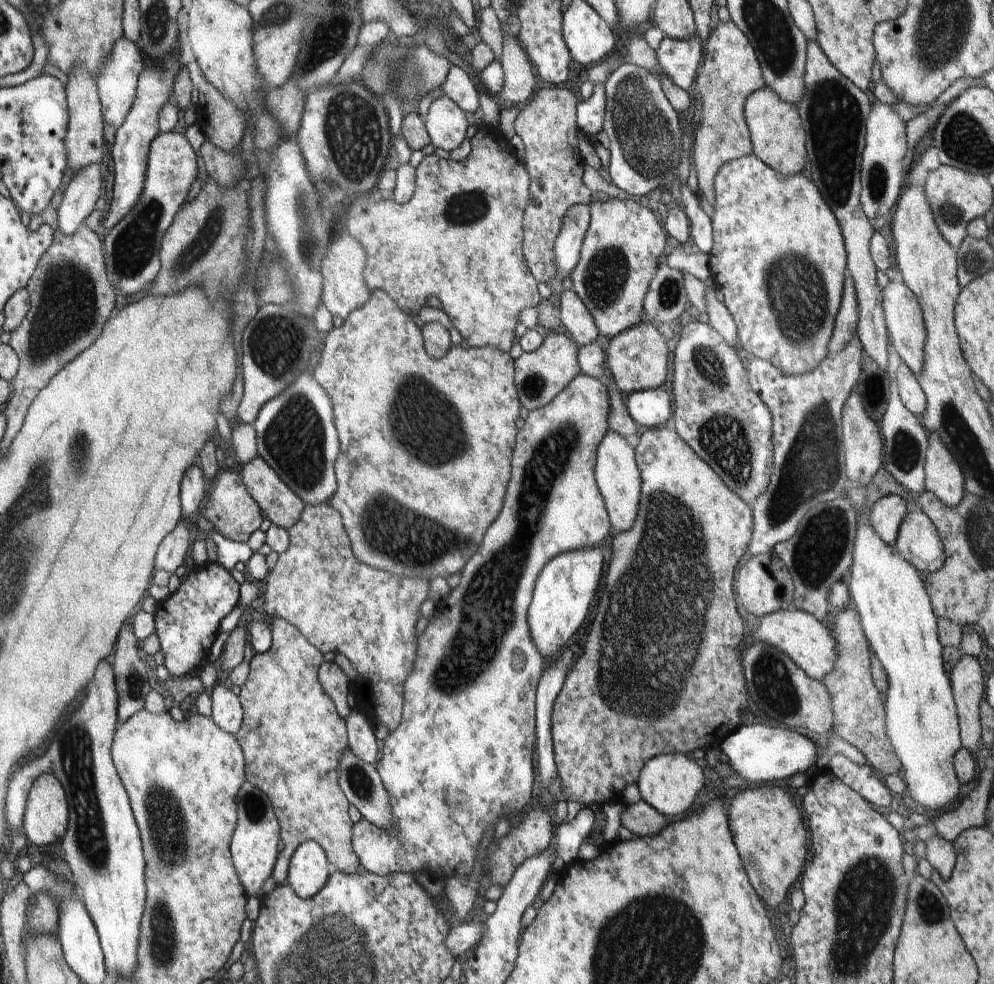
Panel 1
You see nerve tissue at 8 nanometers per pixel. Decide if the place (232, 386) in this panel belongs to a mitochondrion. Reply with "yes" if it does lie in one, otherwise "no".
no

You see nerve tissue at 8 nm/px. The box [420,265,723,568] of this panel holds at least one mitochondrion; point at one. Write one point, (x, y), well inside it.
(669, 293)

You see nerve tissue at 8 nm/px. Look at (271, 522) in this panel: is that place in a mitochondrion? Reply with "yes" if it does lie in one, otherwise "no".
no

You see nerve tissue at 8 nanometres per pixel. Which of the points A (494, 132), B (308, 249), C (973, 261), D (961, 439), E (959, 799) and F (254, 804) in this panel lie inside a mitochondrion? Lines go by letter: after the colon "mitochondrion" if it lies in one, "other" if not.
A: other
B: mitochondrion
C: mitochondrion
D: mitochondrion
E: other
F: mitochondrion

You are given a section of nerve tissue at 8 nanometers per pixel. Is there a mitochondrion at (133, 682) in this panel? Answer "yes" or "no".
yes

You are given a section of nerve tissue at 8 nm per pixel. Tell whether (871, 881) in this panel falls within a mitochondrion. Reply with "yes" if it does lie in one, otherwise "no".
yes

